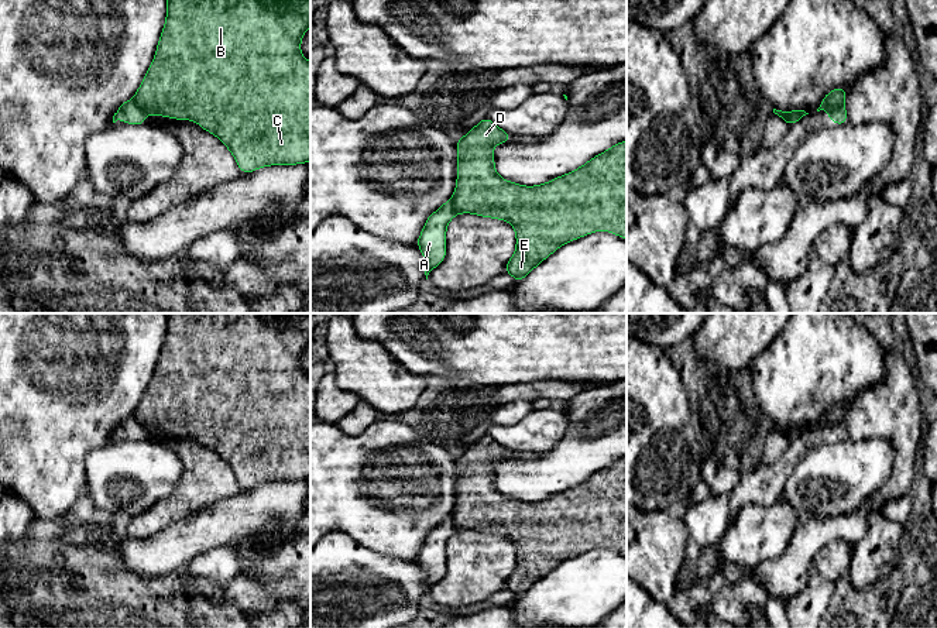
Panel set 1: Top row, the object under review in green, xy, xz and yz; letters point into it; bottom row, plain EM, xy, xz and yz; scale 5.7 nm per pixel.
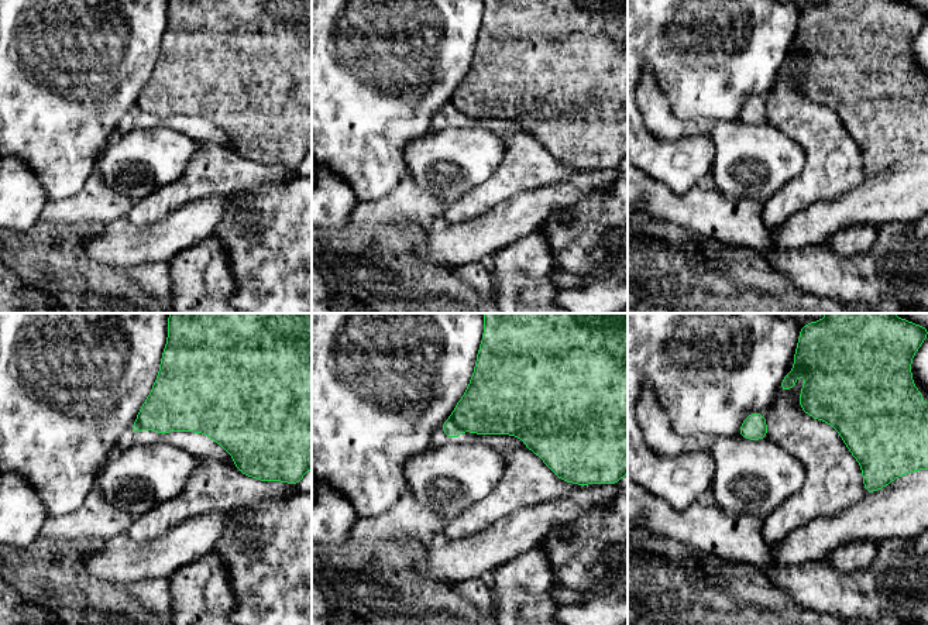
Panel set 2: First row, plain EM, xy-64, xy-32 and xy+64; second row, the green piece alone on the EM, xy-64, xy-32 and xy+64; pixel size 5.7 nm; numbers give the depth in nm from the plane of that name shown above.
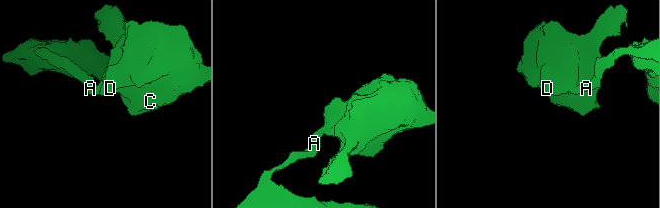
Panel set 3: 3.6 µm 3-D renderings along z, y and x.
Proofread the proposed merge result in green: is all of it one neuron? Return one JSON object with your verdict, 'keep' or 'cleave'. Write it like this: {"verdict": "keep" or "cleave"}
{"verdict": "cleave"}

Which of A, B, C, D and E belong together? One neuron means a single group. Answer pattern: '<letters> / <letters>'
A / B C D E

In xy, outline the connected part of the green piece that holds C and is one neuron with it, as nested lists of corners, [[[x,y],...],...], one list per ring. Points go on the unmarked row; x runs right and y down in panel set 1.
[[[167,313],[167,337],[154,377],[140,401],[134,418],[145,430],[195,436],[214,450],[234,471],[238,484],[250,490],[267,481],[294,481],[310,477],[310,378],[301,371],[301,356],[310,343],[309,313]]]

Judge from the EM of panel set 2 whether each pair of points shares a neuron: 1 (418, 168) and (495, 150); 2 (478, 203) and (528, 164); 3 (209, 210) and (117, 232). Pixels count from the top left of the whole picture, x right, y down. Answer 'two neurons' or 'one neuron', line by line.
1: one neuron
2: one neuron
3: one neuron

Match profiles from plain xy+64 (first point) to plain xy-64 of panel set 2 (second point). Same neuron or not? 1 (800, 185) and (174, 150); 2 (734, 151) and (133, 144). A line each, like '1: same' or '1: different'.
1: different
2: same

